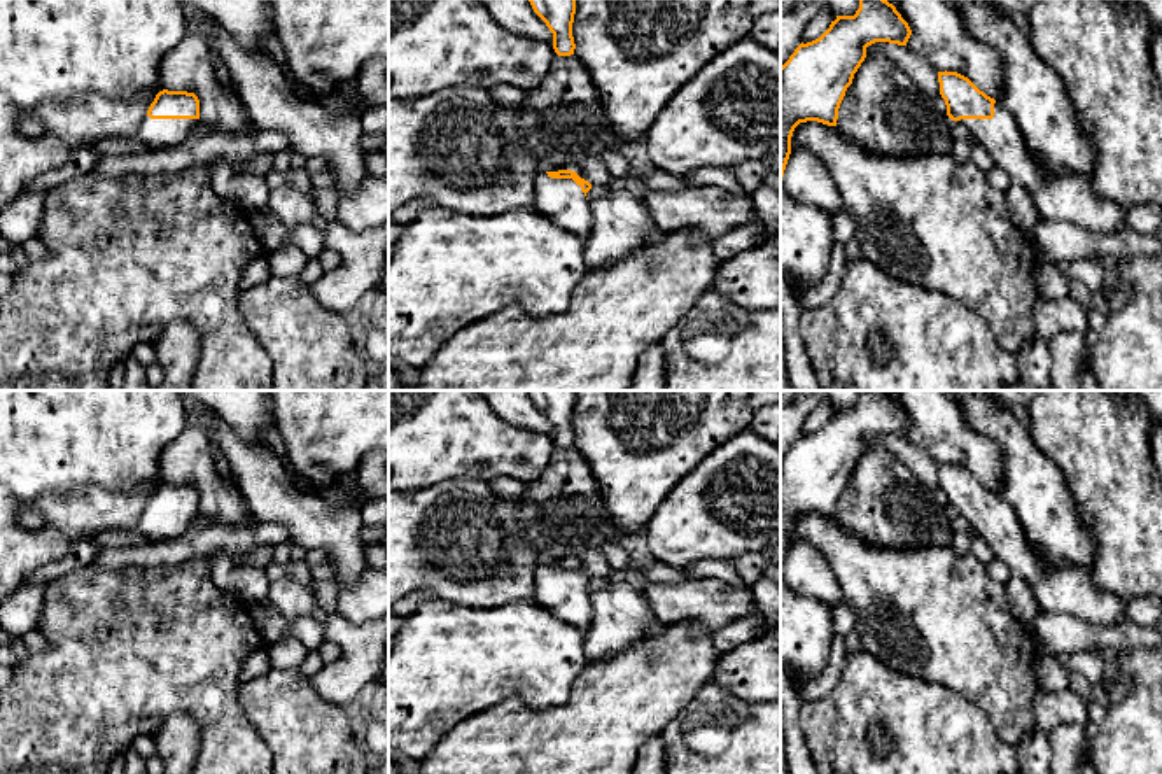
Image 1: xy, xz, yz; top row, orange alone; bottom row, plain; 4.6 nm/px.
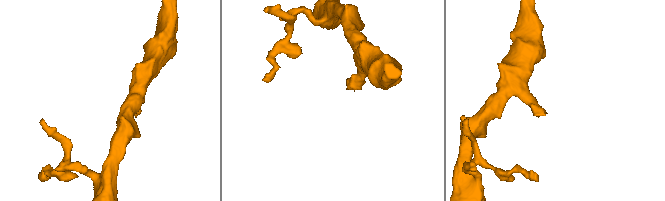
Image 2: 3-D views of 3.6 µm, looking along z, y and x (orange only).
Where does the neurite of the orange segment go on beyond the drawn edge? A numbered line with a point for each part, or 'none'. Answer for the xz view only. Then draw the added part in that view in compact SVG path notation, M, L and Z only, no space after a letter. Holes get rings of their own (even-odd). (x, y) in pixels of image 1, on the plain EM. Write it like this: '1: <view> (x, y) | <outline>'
1: xz (562, 592) | M539 564L532 601L583 632L592 623L592 595L572 571L551 571Z

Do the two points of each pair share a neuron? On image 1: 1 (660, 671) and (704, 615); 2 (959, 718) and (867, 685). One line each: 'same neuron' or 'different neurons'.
1: different neurons
2: same neuron

